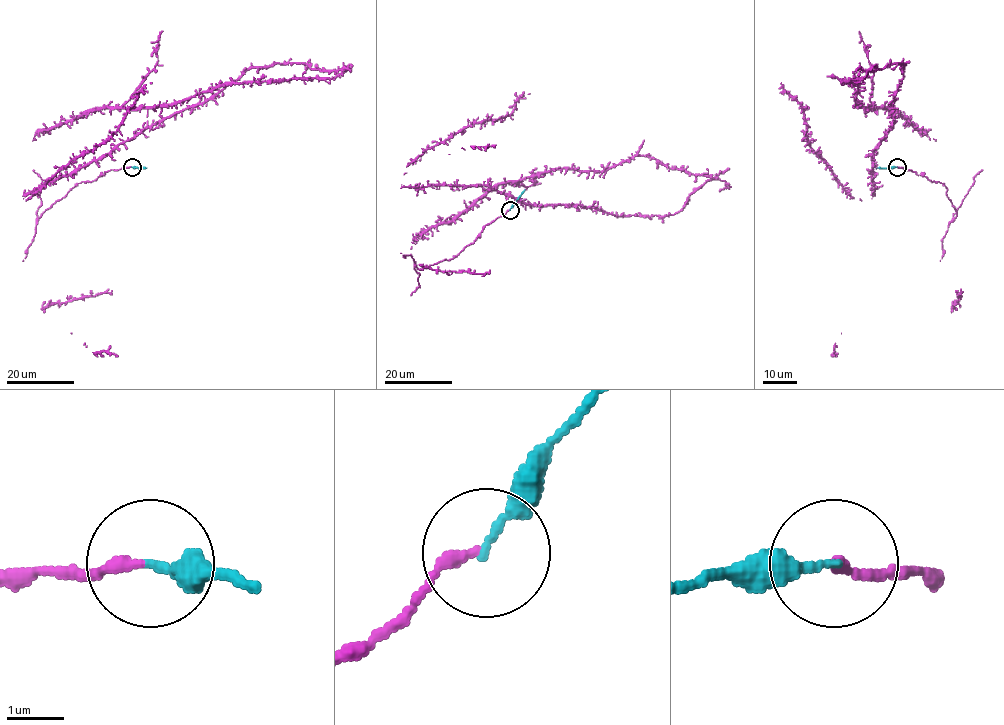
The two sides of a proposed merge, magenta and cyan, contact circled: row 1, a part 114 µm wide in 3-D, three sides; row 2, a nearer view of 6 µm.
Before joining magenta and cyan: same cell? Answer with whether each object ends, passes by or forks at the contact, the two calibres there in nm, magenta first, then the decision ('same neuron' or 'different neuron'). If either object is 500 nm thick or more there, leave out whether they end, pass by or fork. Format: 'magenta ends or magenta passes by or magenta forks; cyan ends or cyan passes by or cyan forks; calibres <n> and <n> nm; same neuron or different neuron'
magenta ends; cyan ends; calibres 180 and 140 nm; same neuron

